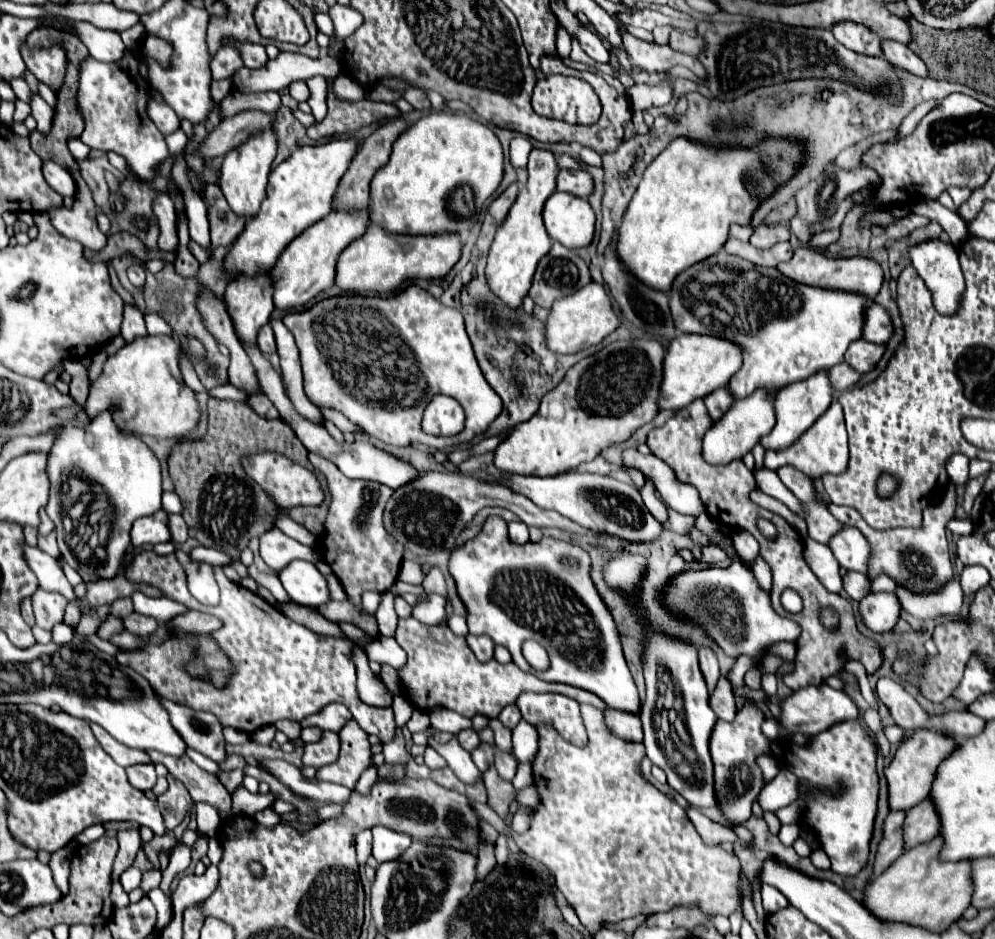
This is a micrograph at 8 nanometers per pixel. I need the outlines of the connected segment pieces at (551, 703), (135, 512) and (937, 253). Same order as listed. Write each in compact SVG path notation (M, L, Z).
M520 694L518 708L522 718L532 726L538 722L550 724L564 740L576 746L586 746L586 728L580 716L580 704L562 694Z
M74 402L70 408L60 408L58 410L58 434L54 438L54 446L48 452L48 480L50 480L50 500L46 506L46 512L50 520L56 524L58 532L58 546L60 552L64 554L64 562L76 566L76 558L72 556L66 540L62 540L62 518L60 518L60 486L68 480L68 476L80 476L92 482L98 482L108 498L110 504L116 510L116 518L112 524L112 532L106 542L106 558L96 566L96 574L82 574L84 578L94 578L94 576L104 576L112 578L120 562L130 546L130 528L134 520L142 516L150 516L162 508L160 496L162 496L162 466L158 456L140 440L138 434L126 434L122 432L116 422L114 422L114 412L110 410L100 412L98 416L90 418L88 424L76 424L78 410L84 410L84 404Z
M930 240L930 242L922 242L914 248L910 248L910 260L912 260L914 268L918 270L918 274L924 278L926 286L930 288L934 308L944 316L956 314L960 308L958 304L962 302L962 294L966 290L966 282L964 282L960 262L958 262L958 248L952 242Z

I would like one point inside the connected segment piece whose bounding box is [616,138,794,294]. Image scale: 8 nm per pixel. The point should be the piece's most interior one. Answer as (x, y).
(680, 214)

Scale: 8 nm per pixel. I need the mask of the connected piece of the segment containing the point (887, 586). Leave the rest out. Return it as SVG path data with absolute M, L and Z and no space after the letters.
M880 574L878 580L872 582L872 592L874 592L874 594L878 594L878 592L894 592L894 588L896 588L894 580L886 578L884 574Z

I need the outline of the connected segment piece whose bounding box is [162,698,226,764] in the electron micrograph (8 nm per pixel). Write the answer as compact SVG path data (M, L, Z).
M164 698L162 704L170 714L170 722L174 722L174 728L182 734L184 742L190 748L198 750L200 754L208 756L218 764L226 760L226 750L224 750L226 740L222 736L222 726L212 714L196 712Z

